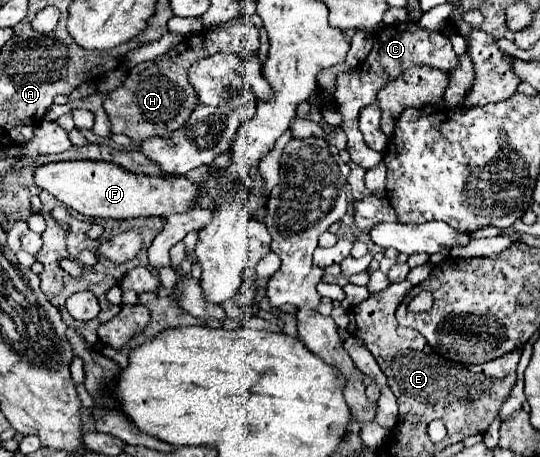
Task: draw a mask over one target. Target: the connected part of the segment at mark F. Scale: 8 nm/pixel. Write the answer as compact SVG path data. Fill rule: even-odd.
M47 162L35 170L35 182L41 190L55 196L65 208L83 216L101 218L135 218L135 216L169 216L173 212L191 210L197 198L195 184L185 178L155 178L135 176L109 162Z

